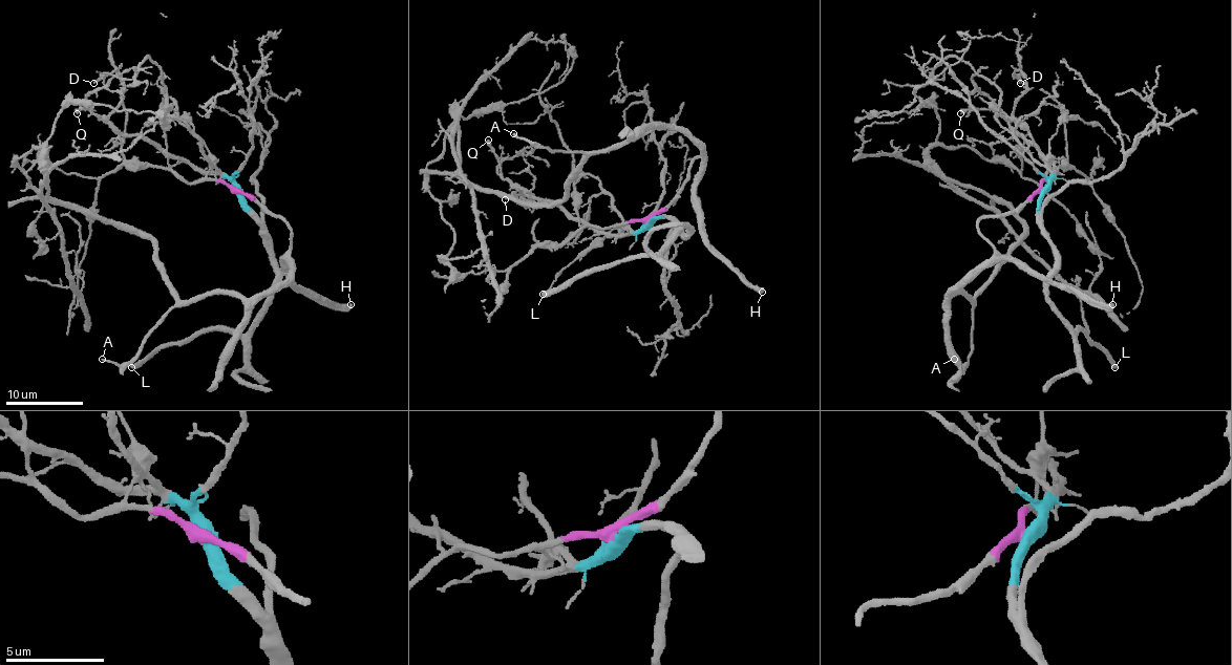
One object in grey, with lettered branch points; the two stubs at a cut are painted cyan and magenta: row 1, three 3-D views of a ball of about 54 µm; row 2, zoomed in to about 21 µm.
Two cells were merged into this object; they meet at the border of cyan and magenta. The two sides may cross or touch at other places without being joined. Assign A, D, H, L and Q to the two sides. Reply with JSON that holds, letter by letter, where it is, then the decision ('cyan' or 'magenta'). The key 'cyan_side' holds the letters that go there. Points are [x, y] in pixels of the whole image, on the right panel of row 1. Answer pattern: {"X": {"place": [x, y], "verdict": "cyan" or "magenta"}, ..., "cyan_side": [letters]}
{"A": {"place": [954, 359], "verdict": "magenta"}, "D": {"place": [1020, 83], "verdict": "cyan"}, "H": {"place": [1112, 304], "verdict": "magenta"}, "L": {"place": [1114, 367], "verdict": "cyan"}, "Q": {"place": [960, 113], "verdict": "cyan"}, "cyan_side": ["D", "L", "Q"]}

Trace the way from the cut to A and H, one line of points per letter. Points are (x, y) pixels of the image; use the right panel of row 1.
A: (1043, 191), (977, 222), (993, 255), (949, 298), (962, 294), (972, 303), (972, 354), (964, 363), (954, 360)
H: (1043, 191), (1032, 193), (1011, 213), (983, 216), (977, 230), (1002, 255), (1098, 301), (1112, 303)

